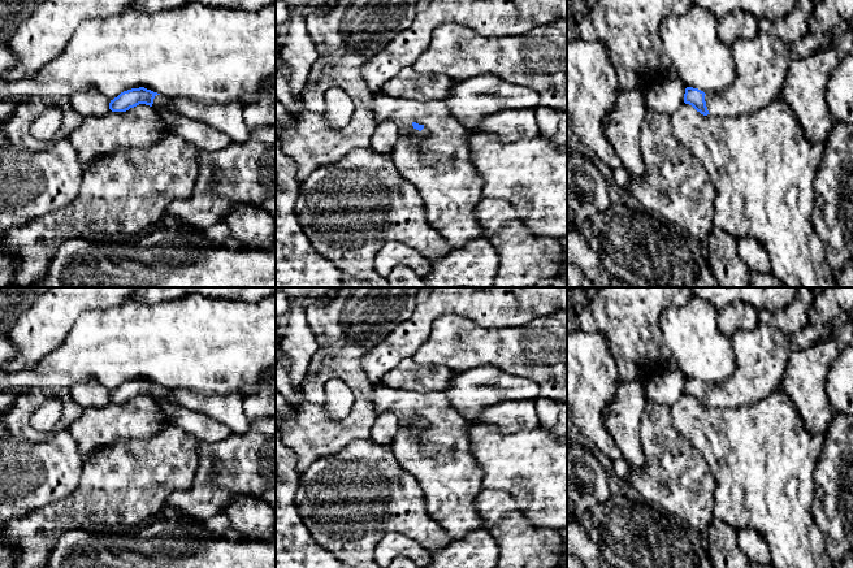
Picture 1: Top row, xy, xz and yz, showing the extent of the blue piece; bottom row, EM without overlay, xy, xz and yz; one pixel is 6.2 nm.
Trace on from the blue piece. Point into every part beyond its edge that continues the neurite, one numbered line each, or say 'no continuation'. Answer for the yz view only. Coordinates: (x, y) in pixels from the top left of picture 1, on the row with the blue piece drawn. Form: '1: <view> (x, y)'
1: yz (762, 63)

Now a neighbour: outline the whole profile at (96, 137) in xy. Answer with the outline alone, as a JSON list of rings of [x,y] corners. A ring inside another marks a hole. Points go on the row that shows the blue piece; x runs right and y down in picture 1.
[[[139,104],[126,112],[109,110],[103,117],[86,117],[69,135],[83,169],[121,148],[147,148],[168,130],[153,108]]]

